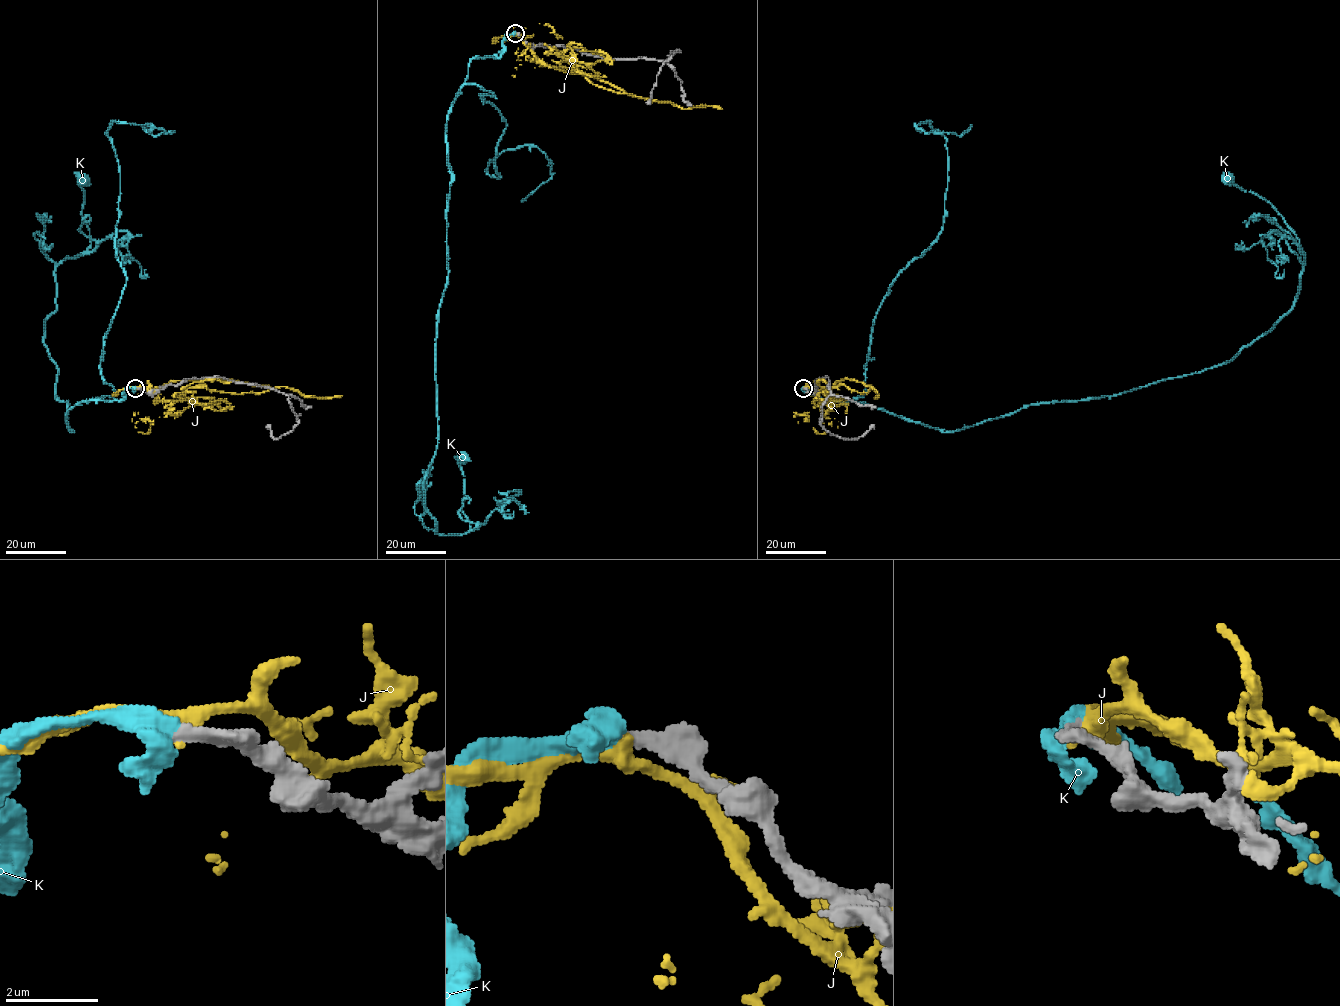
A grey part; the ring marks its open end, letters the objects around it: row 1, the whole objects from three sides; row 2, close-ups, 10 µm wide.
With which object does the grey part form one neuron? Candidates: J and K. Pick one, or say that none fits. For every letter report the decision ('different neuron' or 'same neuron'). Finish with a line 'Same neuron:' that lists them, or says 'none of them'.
J: different neuron
K: same neuron
Same neuron: K

